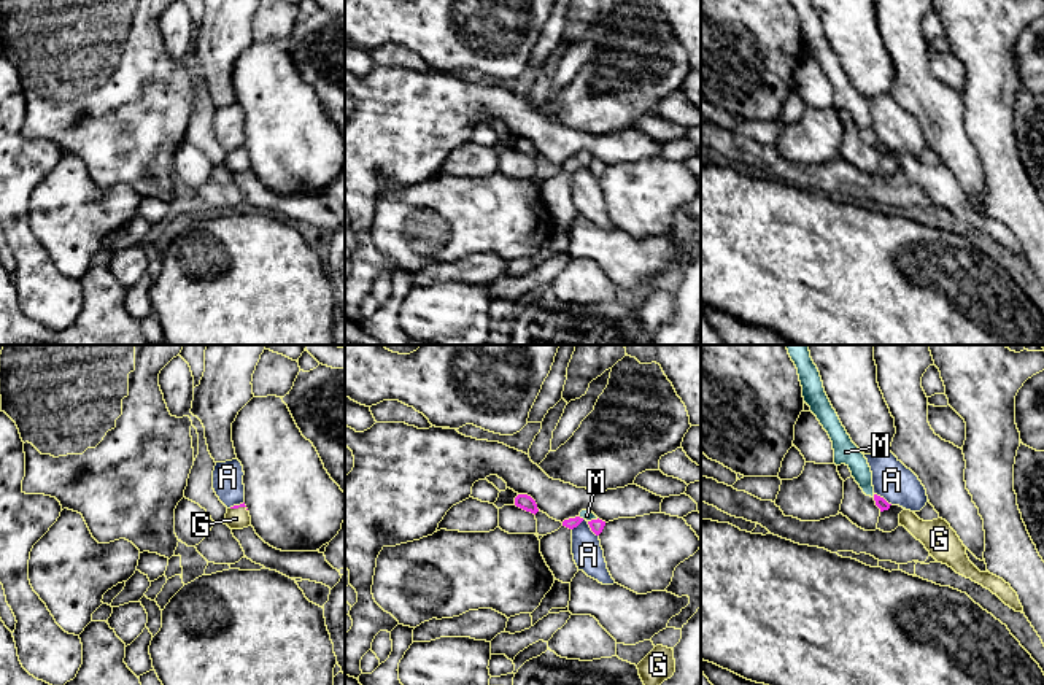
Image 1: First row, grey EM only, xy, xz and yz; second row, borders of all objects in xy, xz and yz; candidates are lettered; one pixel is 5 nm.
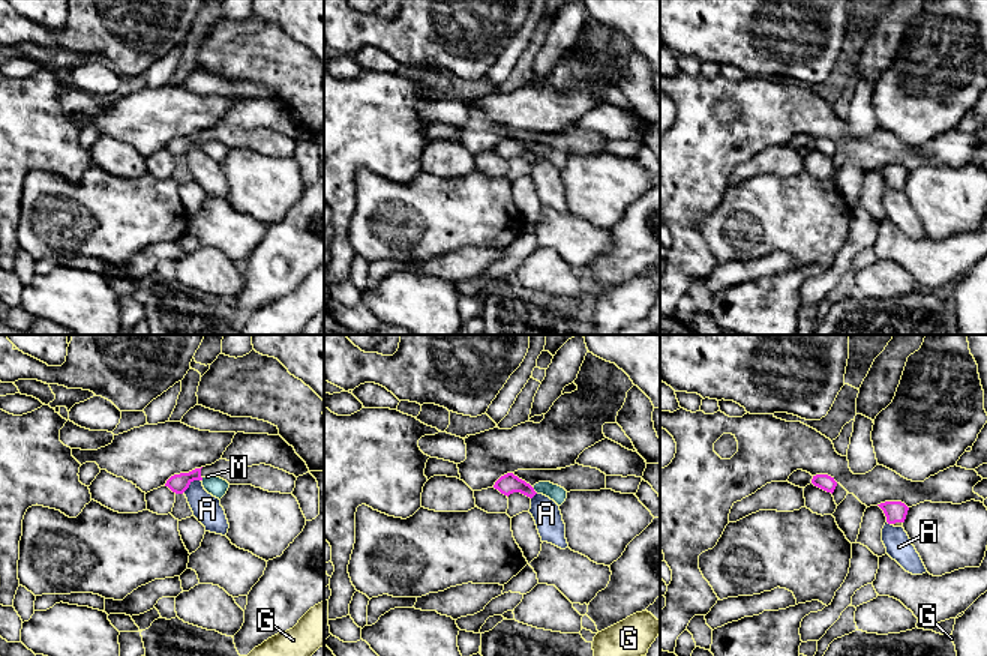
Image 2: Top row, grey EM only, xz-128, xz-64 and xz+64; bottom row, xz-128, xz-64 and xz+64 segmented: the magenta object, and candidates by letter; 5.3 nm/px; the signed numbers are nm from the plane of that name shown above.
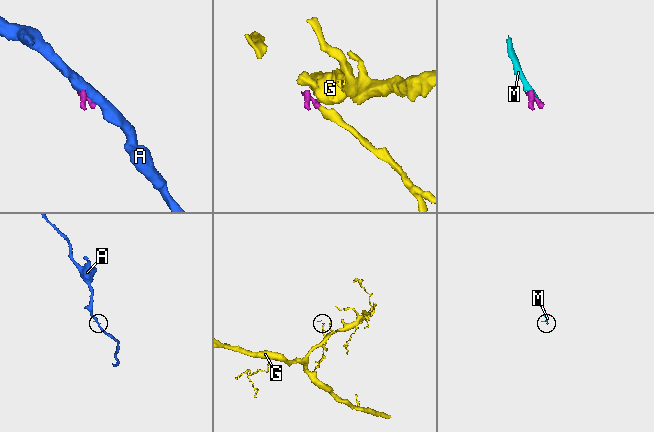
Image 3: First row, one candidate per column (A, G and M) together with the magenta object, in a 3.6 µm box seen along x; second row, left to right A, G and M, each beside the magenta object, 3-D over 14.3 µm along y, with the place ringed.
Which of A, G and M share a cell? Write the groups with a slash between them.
A / G M

